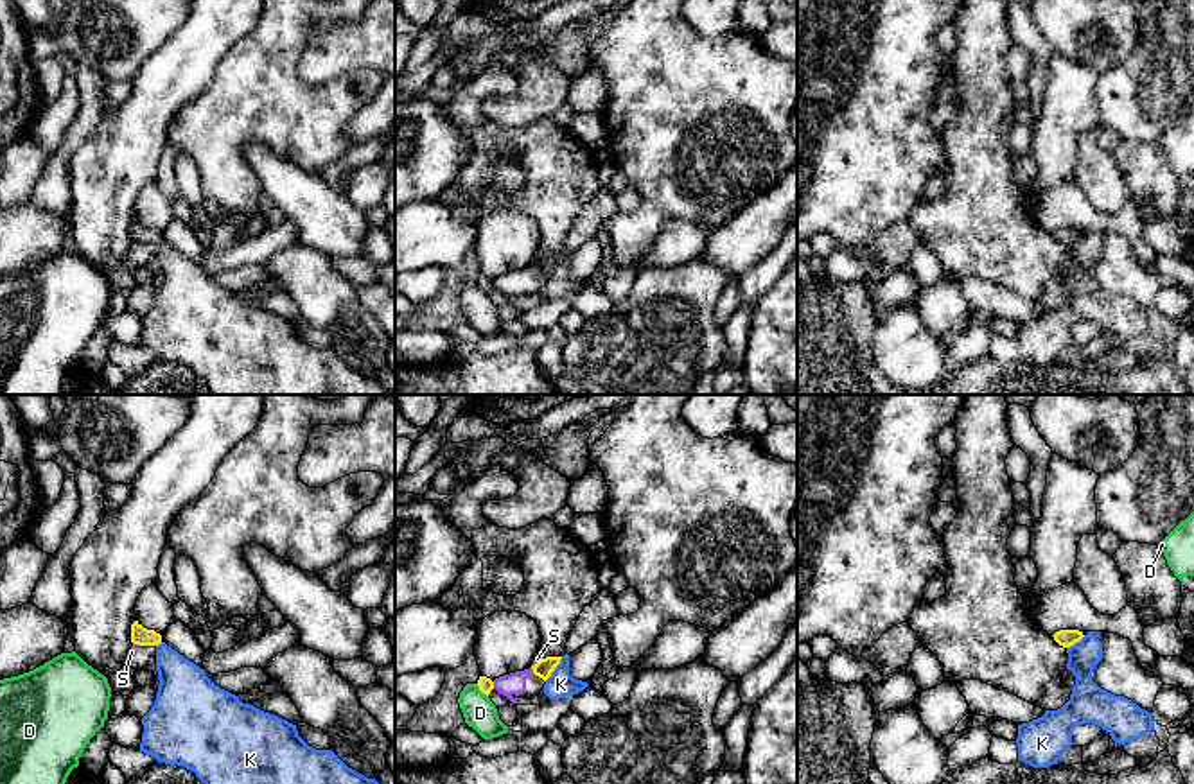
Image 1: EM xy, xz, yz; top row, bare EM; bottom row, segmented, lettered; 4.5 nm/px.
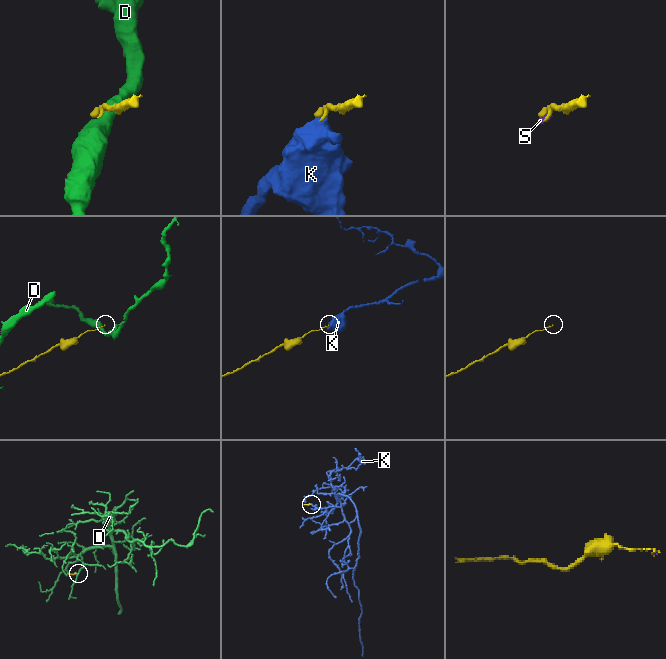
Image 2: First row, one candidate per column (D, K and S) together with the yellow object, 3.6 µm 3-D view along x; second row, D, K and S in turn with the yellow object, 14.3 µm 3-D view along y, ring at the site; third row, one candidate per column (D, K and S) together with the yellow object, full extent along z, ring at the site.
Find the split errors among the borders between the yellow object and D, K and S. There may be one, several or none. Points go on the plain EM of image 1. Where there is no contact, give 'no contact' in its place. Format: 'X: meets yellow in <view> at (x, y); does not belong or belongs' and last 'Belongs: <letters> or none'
D: meets yellow in xz at (482, 289); does not belong
K: meets yellow in xz at (553, 268); does not belong
S: meets yellow in xz at (492, 284); does not belong
Belongs: none

